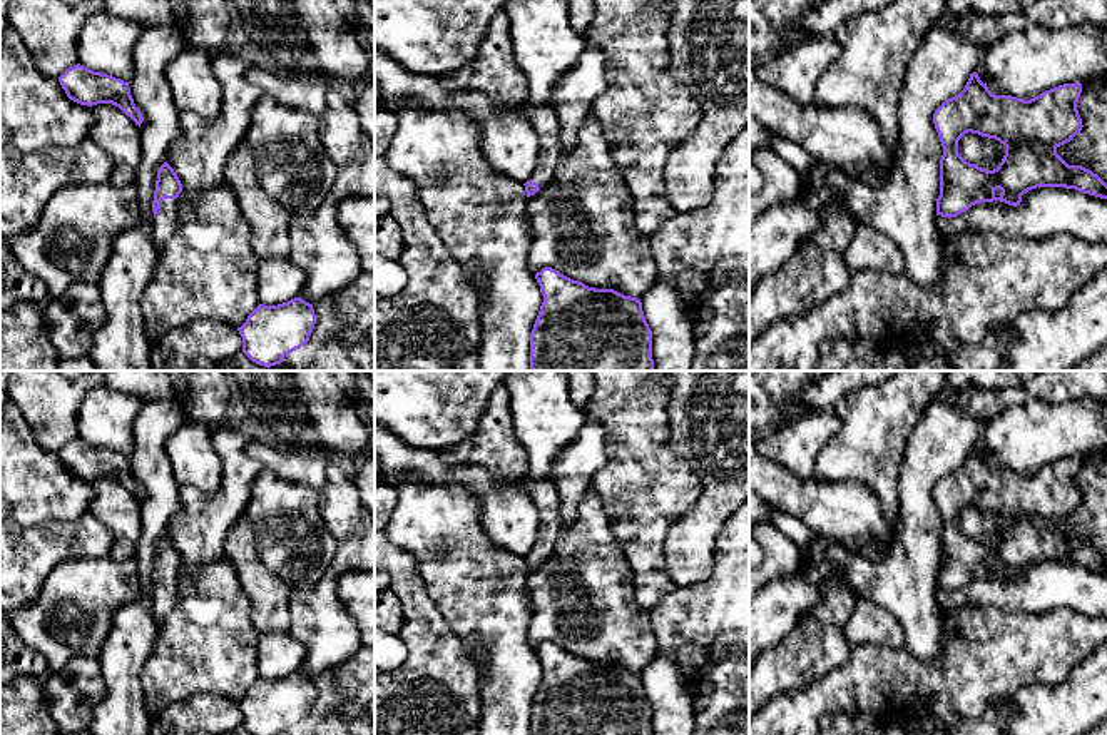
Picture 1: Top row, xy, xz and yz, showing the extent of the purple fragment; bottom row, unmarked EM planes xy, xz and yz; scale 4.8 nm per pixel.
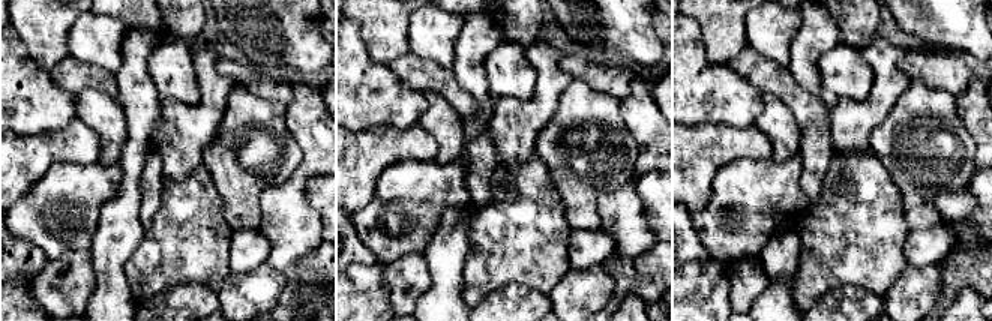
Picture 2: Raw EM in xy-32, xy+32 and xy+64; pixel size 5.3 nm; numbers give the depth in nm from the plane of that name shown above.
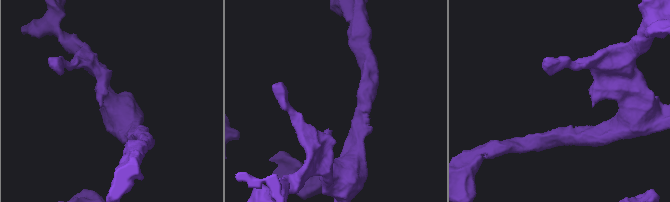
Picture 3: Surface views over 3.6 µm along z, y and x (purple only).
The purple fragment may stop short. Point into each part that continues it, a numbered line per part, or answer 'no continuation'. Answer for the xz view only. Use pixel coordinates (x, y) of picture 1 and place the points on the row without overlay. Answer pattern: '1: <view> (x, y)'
1: xz (544, 495)

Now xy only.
1: xy (164, 597)

